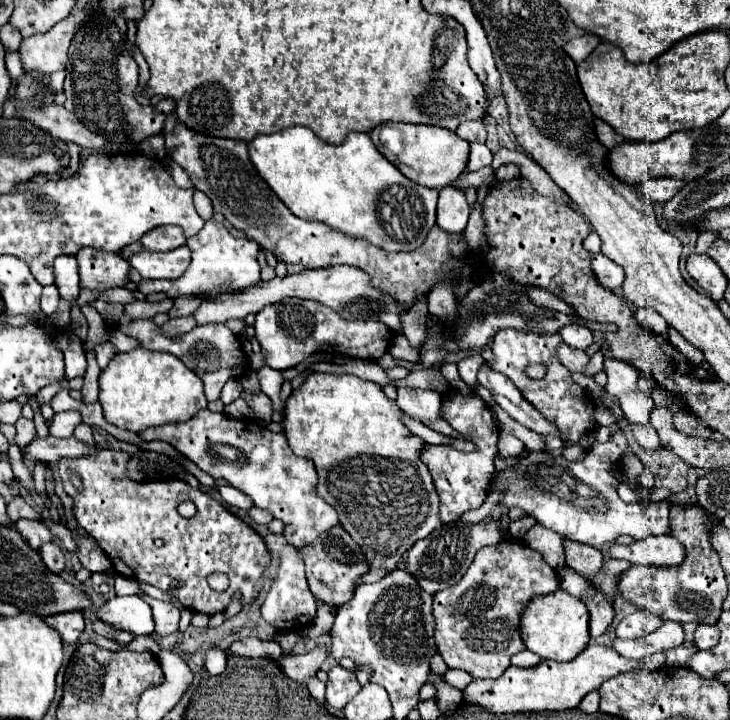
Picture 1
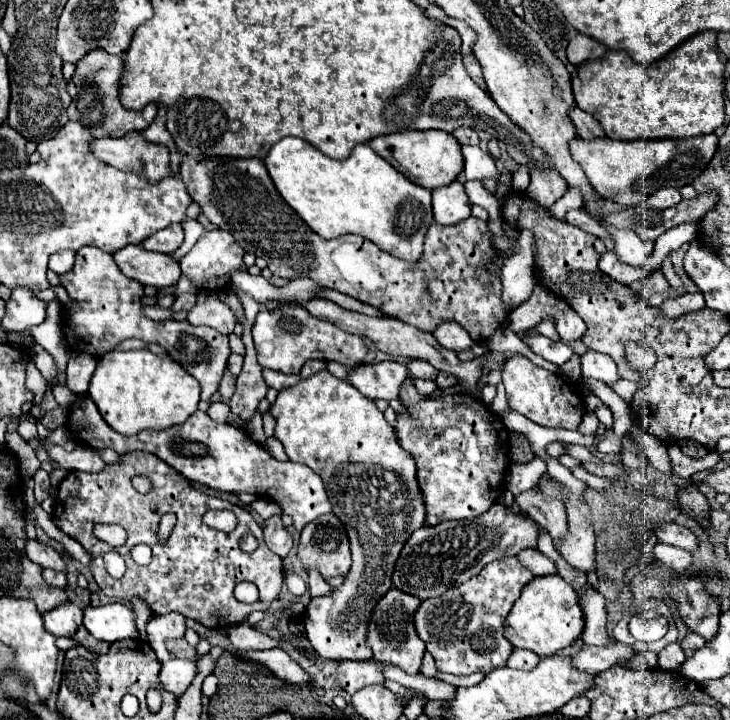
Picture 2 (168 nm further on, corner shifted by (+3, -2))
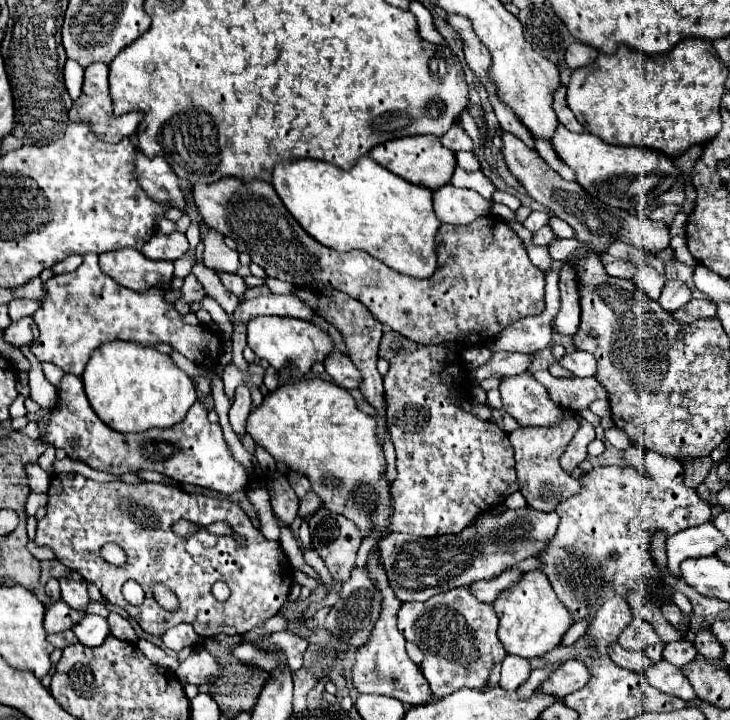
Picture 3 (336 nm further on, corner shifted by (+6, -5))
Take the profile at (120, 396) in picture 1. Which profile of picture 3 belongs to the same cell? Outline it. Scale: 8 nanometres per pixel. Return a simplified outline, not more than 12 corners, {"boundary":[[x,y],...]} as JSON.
{"boundary":[[98,347],[82,383],[118,433],[172,427],[198,399],[170,355]]}

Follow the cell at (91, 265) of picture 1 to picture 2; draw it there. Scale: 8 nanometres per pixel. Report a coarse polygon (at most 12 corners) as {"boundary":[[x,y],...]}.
{"boundary":[[79,248],[61,286],[73,352],[101,358],[127,338],[157,342],[217,392],[229,338],[141,312],[143,286],[113,254]]}

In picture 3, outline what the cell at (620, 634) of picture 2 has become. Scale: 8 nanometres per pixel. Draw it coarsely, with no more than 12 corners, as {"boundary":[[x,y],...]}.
{"boundary":[[640,617],[622,631],[618,643],[638,651],[646,647],[650,625]]}

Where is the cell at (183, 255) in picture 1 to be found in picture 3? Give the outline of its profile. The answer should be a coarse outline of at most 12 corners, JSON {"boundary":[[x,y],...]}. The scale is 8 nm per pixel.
{"boundary":[[126,247],[100,255],[122,287],[168,287],[174,265]]}

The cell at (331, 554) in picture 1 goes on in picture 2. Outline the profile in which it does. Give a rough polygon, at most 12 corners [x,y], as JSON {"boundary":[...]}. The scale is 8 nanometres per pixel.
{"boundary":[[337,516],[303,528],[297,558],[325,580],[351,570],[349,538]]}

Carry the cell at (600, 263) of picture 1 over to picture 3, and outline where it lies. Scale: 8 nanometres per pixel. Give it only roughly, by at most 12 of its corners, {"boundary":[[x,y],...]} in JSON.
{"boundary":[[630,261],[606,265],[608,275],[632,279],[636,267]]}

